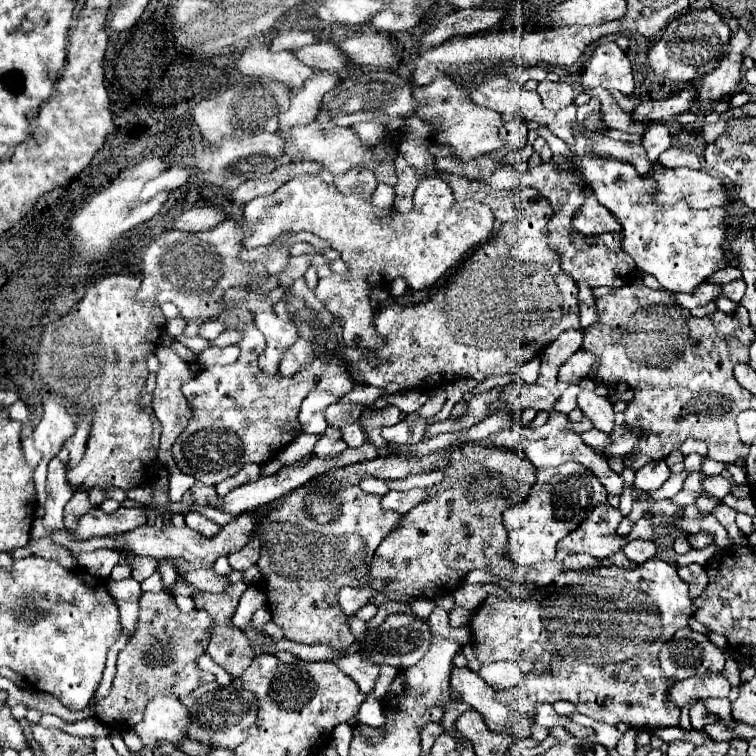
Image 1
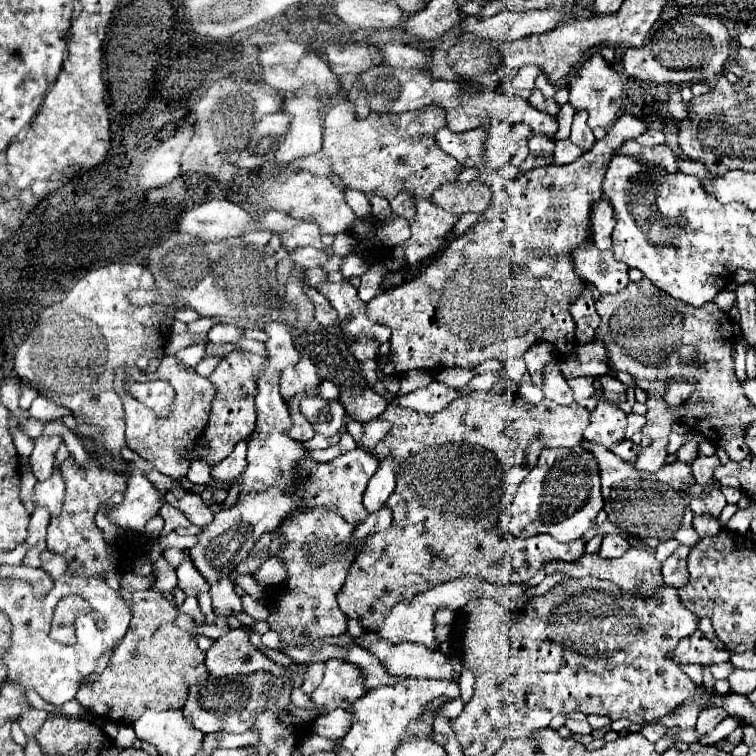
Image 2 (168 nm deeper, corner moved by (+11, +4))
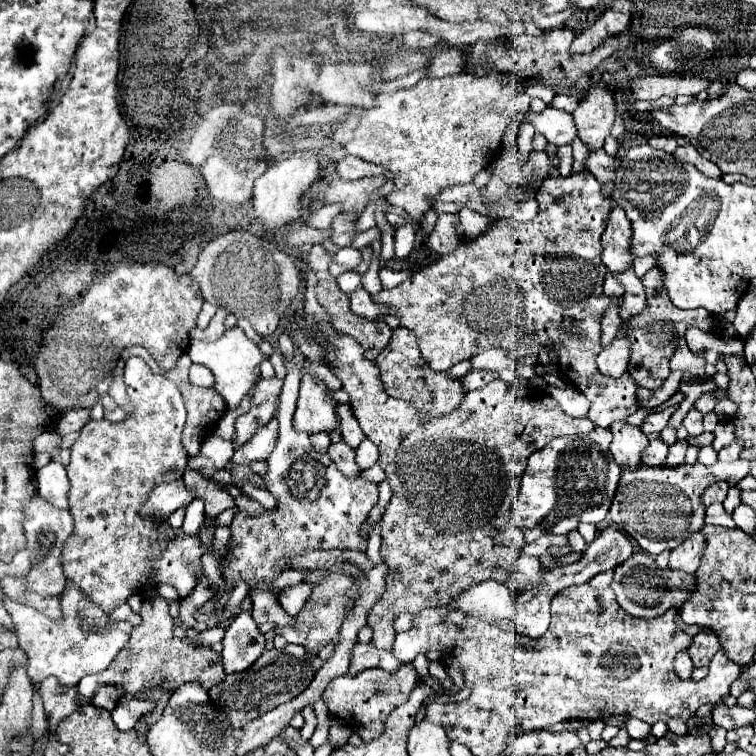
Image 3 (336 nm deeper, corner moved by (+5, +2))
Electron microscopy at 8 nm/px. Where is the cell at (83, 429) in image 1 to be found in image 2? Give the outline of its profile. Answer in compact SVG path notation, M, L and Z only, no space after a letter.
M57 464L53 468L53 474L49 480L35 484L33 500L35 500L35 504L45 504L45 508L49 508L51 516L57 516L57 512L61 512L63 492L65 492L65 482L61 478L61 464Z

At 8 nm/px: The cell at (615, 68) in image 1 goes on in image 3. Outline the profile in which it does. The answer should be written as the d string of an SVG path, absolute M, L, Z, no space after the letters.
M595 82L585 90L585 96L579 102L579 108L573 112L573 118L579 138L589 152L603 148L605 138L615 122L615 100L603 82Z

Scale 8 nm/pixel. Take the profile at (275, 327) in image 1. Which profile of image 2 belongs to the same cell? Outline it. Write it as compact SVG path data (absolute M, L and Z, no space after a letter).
M267 322L263 326L263 332L269 336L265 342L267 348L267 366L257 374L257 398L255 398L255 410L257 410L257 424L253 430L253 436L249 438L247 448L247 468L241 474L241 488L269 488L269 484L285 484L289 492L293 492L293 500L301 500L297 504L295 512L303 512L315 506L335 506L335 512L341 514L345 520L351 520L351 524L361 524L367 518L367 510L361 504L363 492L367 488L369 478L377 472L379 462L371 454L355 448L341 458L329 462L329 464L309 464L309 460L301 460L301 452L305 452L303 444L297 440L291 440L285 436L285 430L291 424L287 406L279 394L279 374L281 368L287 368L289 364L295 364L301 356L293 346L293 338L289 334L289 328L279 322Z

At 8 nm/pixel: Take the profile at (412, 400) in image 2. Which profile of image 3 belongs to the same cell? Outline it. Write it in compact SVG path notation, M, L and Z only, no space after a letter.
M471 370L461 382L465 386L465 392L469 392L469 390L475 390L475 388L483 388L487 382L491 382L495 378L497 378L497 372L491 372L491 370Z

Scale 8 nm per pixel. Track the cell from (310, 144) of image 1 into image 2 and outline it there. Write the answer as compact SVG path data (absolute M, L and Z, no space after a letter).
M349 100L337 102L325 114L325 134L323 150L331 160L331 170L339 176L349 188L375 194L385 200L397 196L397 188L405 184L405 190L413 198L429 198L441 184L457 180L457 174L463 170L455 158L445 154L437 142L435 132L445 126L445 110L437 106L423 108L421 114L369 114L363 120L357 120Z

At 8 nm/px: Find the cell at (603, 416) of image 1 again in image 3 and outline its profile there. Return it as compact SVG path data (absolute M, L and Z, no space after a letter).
M615 422L615 426L611 426L611 432L613 432L611 442L613 460L621 468L643 466L643 452L649 446L647 436L637 426L631 426L627 422Z

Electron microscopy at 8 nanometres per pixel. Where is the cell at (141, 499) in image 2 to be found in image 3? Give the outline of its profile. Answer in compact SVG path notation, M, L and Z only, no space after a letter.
M175 480L169 484L161 484L153 488L147 506L141 510L141 514L153 516L153 518L167 518L171 512L175 512L181 506L191 504L195 498L195 492L189 490L183 480Z

